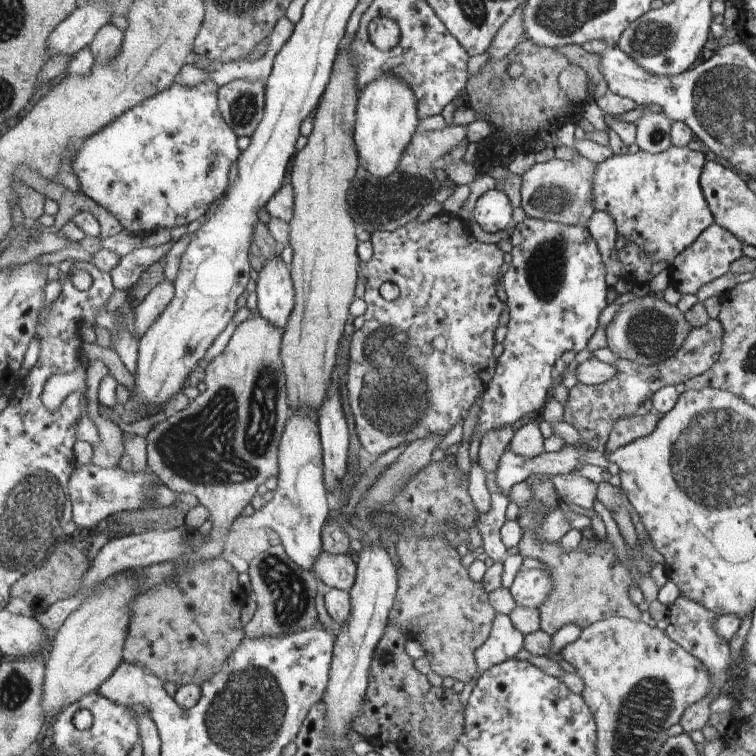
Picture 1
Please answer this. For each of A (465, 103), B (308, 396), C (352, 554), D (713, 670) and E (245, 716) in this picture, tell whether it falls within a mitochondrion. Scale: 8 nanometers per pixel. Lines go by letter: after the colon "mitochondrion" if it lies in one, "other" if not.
A: other
B: other
C: other
D: other
E: mitochondrion

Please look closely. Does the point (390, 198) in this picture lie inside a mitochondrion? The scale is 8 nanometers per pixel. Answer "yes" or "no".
yes

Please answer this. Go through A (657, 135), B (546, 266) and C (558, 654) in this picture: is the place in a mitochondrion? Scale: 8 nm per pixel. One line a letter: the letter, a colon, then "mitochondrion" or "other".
A: mitochondrion
B: mitochondrion
C: other

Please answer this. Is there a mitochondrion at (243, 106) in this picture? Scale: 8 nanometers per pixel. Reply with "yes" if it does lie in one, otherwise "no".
yes

